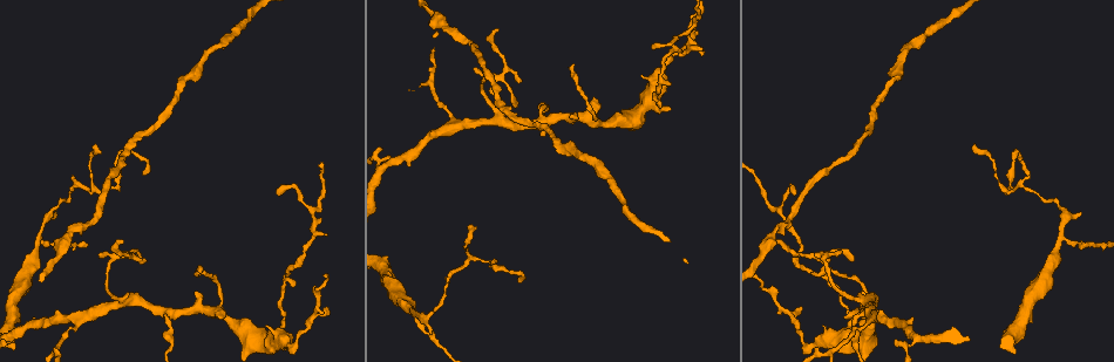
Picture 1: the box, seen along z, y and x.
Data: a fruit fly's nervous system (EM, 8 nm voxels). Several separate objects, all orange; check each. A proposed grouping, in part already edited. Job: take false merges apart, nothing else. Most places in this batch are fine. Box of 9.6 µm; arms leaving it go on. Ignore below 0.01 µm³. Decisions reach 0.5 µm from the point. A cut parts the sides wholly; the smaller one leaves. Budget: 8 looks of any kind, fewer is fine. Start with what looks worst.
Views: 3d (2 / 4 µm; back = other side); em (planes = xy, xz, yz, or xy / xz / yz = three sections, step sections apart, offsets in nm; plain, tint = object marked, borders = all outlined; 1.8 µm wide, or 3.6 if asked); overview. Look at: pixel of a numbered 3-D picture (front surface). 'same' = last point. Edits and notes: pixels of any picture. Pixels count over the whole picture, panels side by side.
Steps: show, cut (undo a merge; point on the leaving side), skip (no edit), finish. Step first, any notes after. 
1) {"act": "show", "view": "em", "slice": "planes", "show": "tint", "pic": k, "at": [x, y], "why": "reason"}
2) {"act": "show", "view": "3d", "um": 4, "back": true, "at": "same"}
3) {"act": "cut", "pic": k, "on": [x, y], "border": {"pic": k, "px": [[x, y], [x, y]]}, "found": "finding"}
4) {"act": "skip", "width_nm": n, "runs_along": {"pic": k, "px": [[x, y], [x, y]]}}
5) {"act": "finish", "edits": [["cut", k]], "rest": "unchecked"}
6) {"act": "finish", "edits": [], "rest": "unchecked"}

{"act": "show", "view": "em", "um": 3.6, "slice": "yz", "step": 16, "show": "tint", "pic": 1, "at": [401, 298], "why": "calibre changes"}

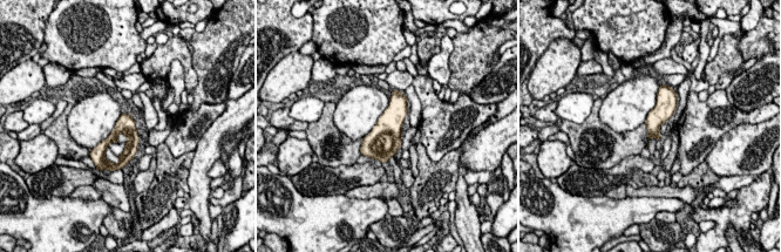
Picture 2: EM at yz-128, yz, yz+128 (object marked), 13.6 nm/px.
{"act": "show", "view": "em", "um": 3.6, "slice": "planes", "show": "tint", "at": "same", "why": "cut it another way"}

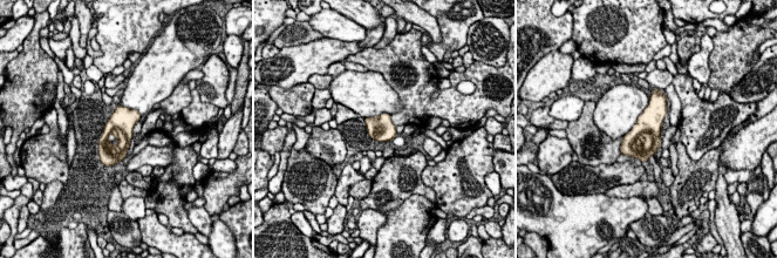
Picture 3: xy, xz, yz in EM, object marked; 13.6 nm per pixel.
{"act": "skip", "found": "one neuron here"}

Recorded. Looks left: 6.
{"act": "show", "view": "em", "um": 3.6, "slice": "planes", "show": "tint", "pic": 1, "at": [813, 255], "why": "sharp bend"}

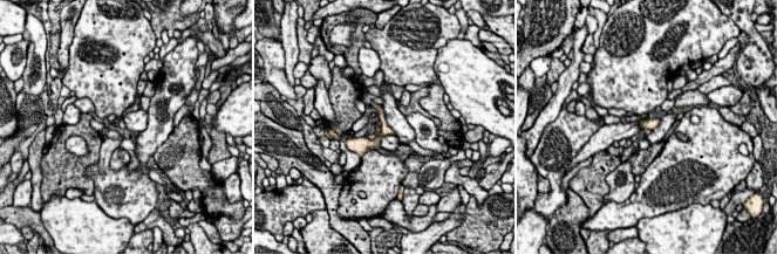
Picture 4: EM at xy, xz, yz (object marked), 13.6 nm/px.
{"act": "skip", "width_nm": 90, "runs_along": {"pic": 4, "px": [[381, 115], [380, 136], [359, 145]]}, "found": "continuous, no second neuron"}

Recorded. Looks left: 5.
{"act": "show", "view": "3d", "um": 4, "pic": 1, "at": [497, 118]}

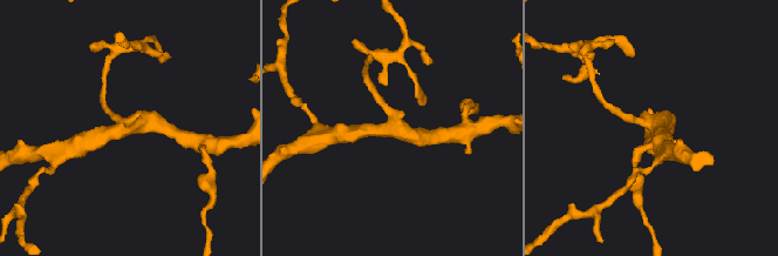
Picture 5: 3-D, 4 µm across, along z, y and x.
{"act": "show", "view": "em", "slice": "yz", "step": 16, "show": "tint", "pic": 5, "at": [131, 125], "arms": 3}

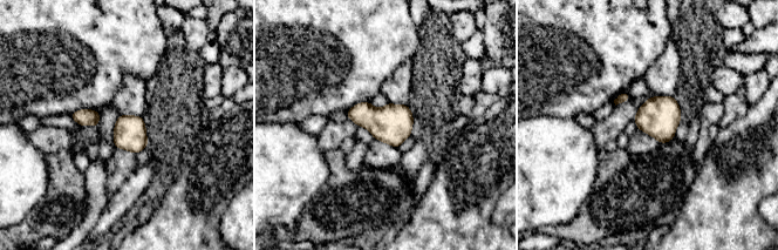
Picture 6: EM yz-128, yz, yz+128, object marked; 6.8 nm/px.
{"act": "show", "view": "em", "slice": "planes", "show": "borders", "at": "same"}

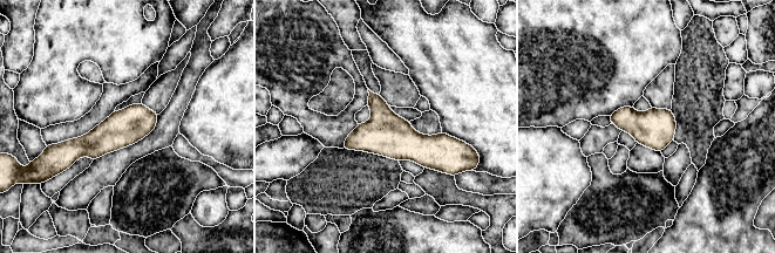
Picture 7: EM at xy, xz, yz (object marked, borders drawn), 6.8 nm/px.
{"act": "skip", "runs_along": {"pic": 7, "px": [[155, 116], [95, 144], [55, 148]]}, "found": "continuous, no second neuron"}

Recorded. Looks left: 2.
{"act": "show", "view": "em", "slice": "planes", "show": "plain", "pic": 1, "at": [468, 259], "why": "a fork"}

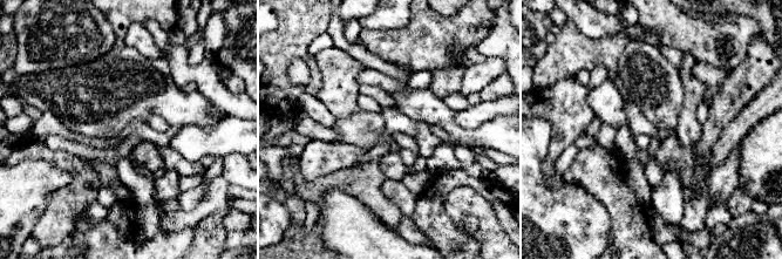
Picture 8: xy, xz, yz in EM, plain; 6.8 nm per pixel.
{"act": "show", "view": "em", "slice": "planes", "show": "tint", "at": "same"}

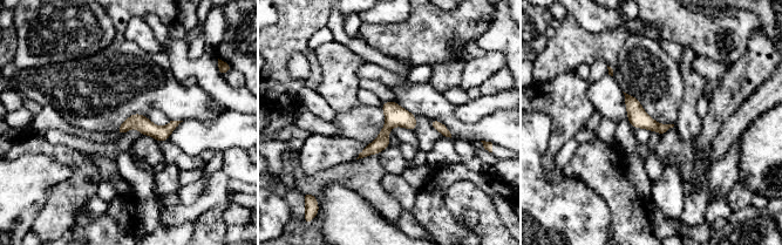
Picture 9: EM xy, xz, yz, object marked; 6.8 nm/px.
{"act": "skip", "found": "one neuron here"}

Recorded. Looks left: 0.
{"act": "finish", "edits": [], "rest": "unchecked"}

